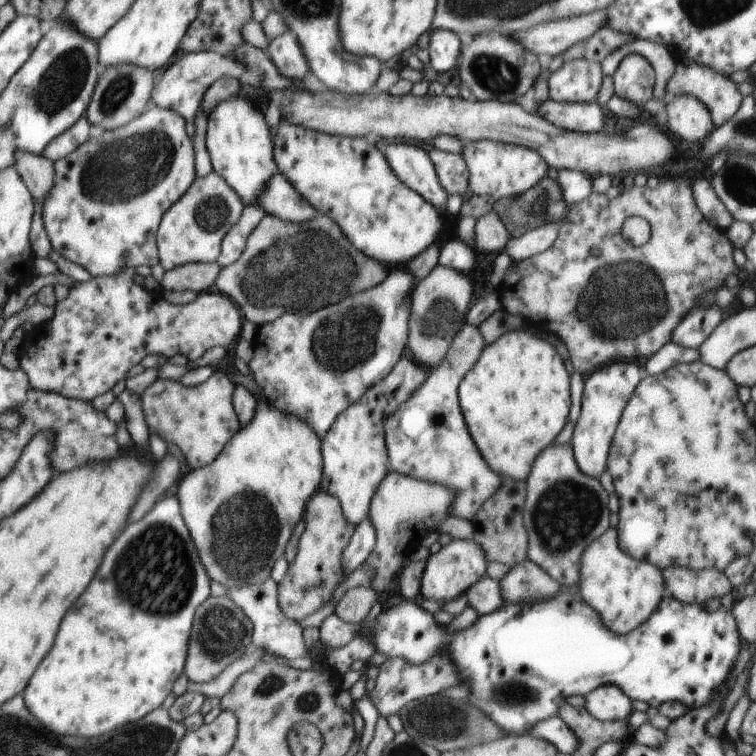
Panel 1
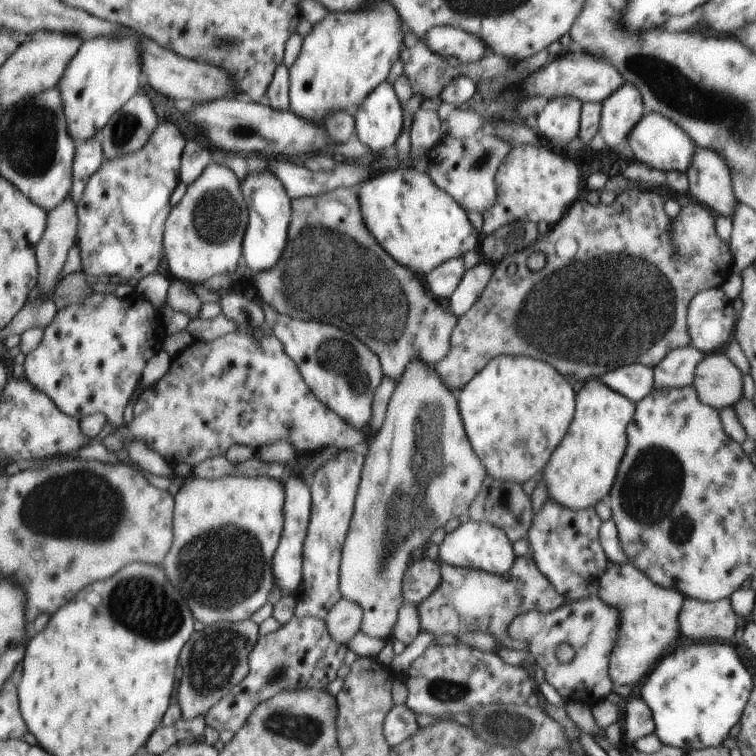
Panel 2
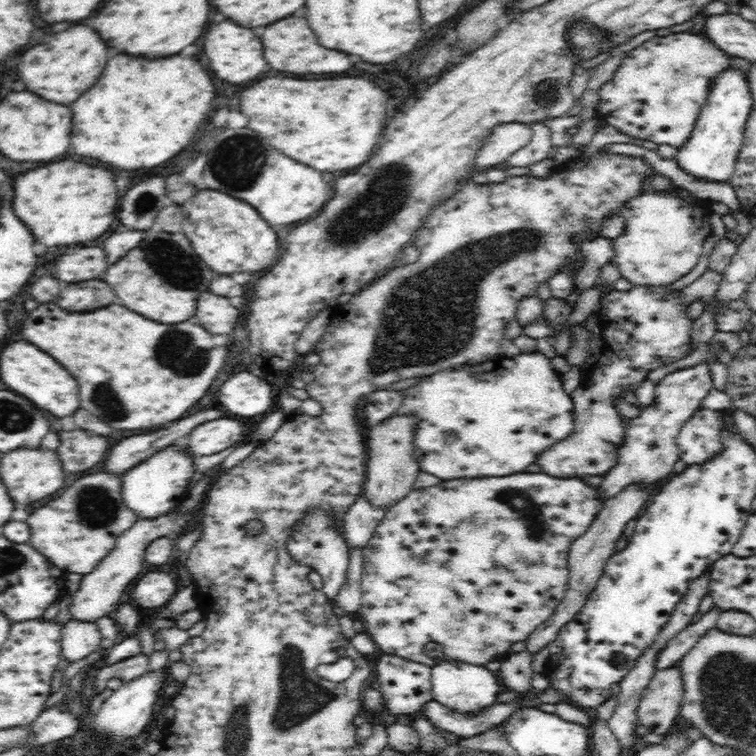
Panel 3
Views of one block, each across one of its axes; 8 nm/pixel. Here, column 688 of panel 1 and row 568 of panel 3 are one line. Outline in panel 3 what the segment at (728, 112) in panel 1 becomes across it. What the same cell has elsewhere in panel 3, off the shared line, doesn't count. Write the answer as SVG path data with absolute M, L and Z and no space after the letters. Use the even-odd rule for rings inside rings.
M94 472L88 474L58 498L50 500L46 506L34 510L28 516L30 524L30 544L36 546L46 558L50 558L61 572L82 574L93 572L98 563L115 547L118 537L134 526L138 515L126 507L122 500L122 479L116 473ZM62 504L66 504L62 508Z

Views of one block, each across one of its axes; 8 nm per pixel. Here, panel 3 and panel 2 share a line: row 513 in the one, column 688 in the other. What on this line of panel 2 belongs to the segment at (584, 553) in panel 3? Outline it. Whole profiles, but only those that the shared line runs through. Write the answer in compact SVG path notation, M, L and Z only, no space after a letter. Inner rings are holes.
M685 598L679 614L679 629L682 635L694 642L734 643L737 627L740 625L739 617L732 608L731 598L722 598L716 602L702 602Z

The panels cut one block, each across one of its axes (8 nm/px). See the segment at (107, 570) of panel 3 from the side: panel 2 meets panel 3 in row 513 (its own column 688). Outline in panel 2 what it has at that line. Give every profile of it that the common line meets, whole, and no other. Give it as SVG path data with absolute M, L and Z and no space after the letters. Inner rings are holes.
M694 144L694 156L688 168L688 192L710 211L732 219L738 199L734 196L730 170L723 158L710 148Z

